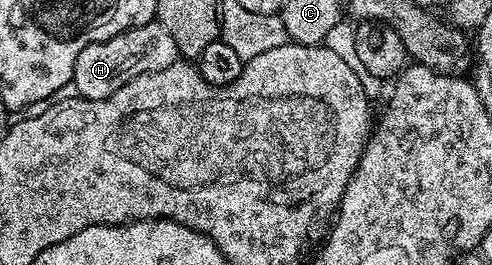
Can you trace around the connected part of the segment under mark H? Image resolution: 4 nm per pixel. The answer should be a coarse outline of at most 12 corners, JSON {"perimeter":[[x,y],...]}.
{"perimeter":[[157,21],[85,45],[73,87],[107,99],[180,58]]}

